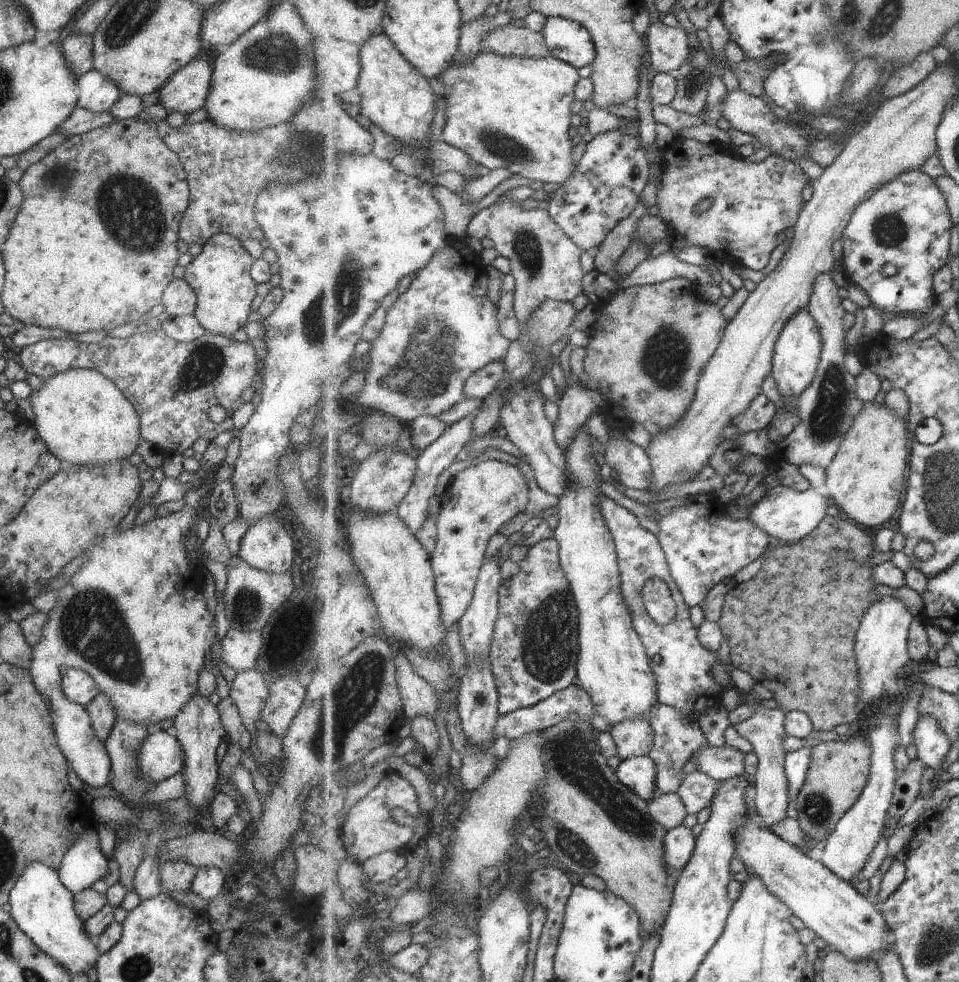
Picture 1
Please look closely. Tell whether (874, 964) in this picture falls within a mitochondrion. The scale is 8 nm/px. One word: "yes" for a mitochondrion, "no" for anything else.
no

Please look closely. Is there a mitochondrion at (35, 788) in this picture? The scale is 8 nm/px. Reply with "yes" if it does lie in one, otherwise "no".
no

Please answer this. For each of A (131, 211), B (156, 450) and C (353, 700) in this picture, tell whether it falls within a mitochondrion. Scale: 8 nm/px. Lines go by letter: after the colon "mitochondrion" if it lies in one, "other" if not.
A: mitochondrion
B: other
C: mitochondrion

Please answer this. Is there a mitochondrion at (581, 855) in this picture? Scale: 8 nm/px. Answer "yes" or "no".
yes

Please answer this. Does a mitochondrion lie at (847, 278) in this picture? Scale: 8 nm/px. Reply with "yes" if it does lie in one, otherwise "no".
no

